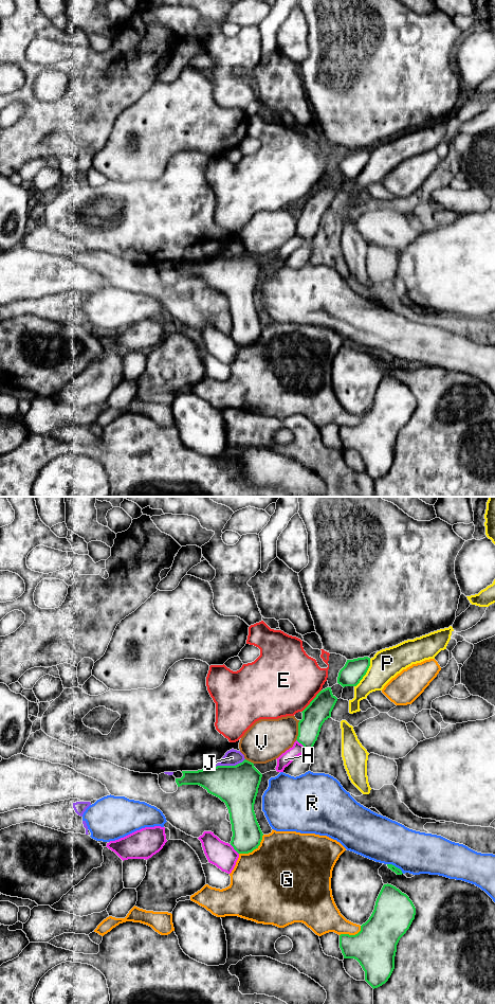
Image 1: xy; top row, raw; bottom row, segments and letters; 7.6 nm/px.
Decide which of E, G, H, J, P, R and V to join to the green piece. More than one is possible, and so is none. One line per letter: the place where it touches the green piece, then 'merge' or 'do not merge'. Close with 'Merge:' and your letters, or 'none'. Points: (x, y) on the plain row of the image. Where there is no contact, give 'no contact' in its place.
E: contact xy (311, 193); do not merge
G: contact xy (254, 340); do not merge
H: contact xy (303, 236); do not merge
J: contact xy (230, 257); do not merge
P: contact xy (366, 163); do not merge
R: contact xy (395, 358); do not merge
V: contact xy (298, 221); do not merge
Merge: none

